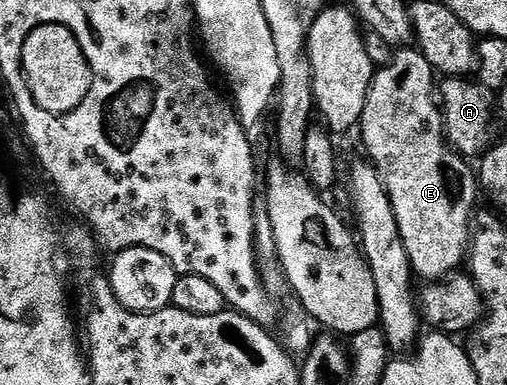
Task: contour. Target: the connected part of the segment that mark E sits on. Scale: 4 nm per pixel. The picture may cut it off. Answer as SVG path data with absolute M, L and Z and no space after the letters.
M407 46L399 48L393 53L393 60L387 65L379 67L374 74L374 80L368 90L368 98L364 102L364 114L360 121L360 133L362 132L362 144L366 147L369 163L374 165L378 171L380 182L392 202L392 214L396 214L396 226L400 230L400 238L404 242L404 250L408 250L408 262L415 277L423 276L423 281L433 282L442 279L443 276L449 276L451 272L457 272L463 267L464 261L468 256L470 238L472 235L472 217L475 215L476 207L474 203L480 197L480 180L469 168L467 161L459 156L453 148L446 142L446 128L442 125L442 110L439 97L436 95L436 73L434 67L424 58L424 54L419 52L417 47Z

